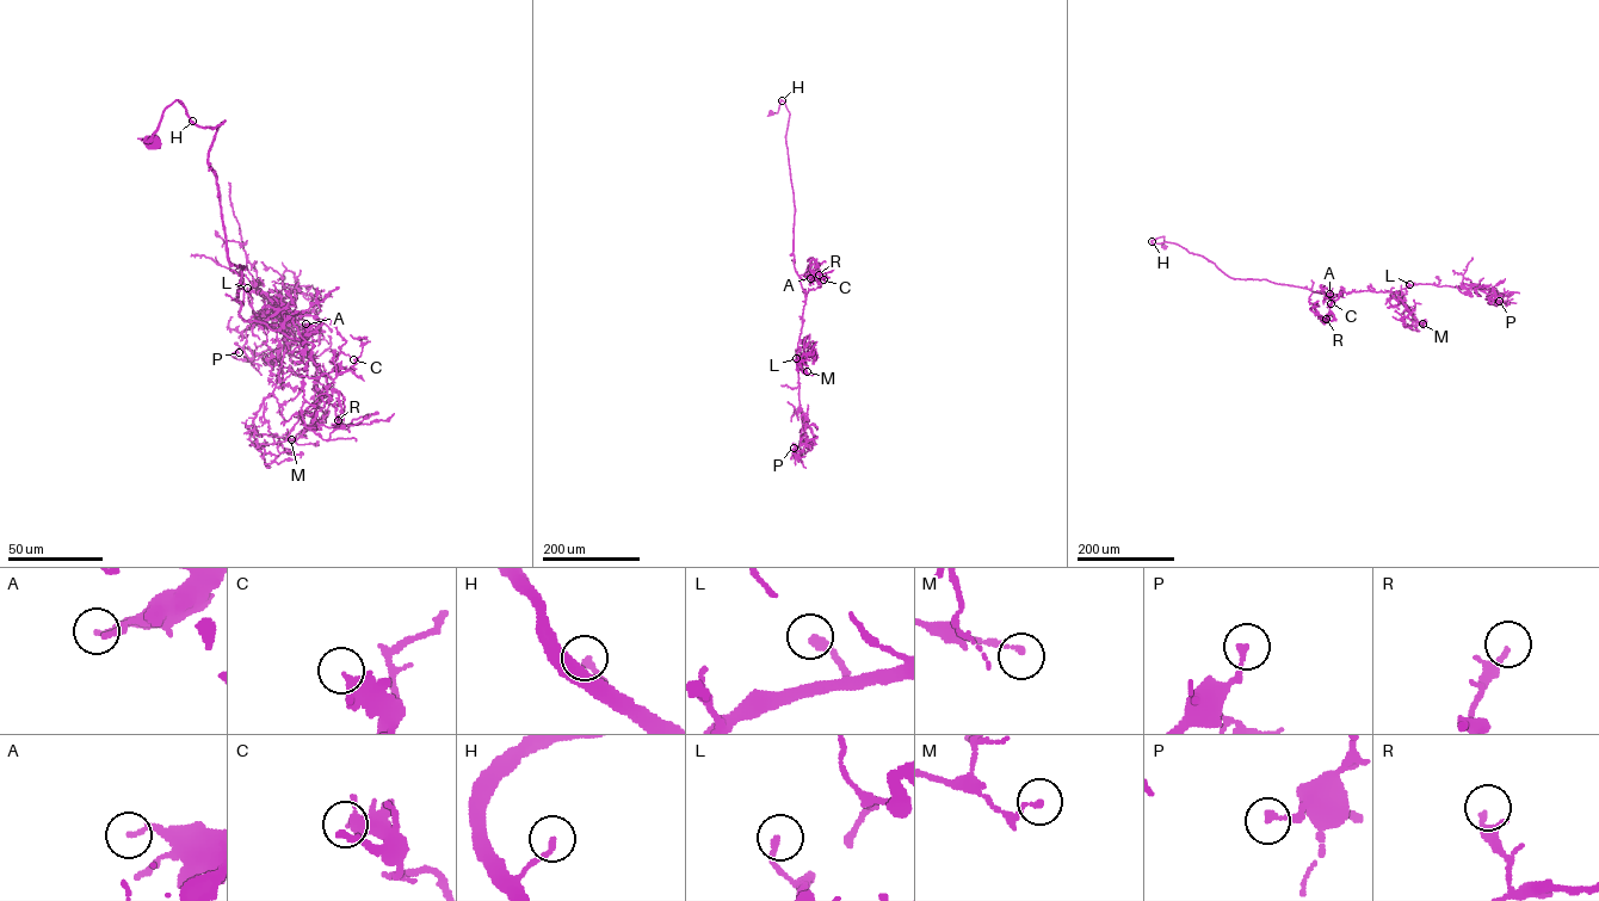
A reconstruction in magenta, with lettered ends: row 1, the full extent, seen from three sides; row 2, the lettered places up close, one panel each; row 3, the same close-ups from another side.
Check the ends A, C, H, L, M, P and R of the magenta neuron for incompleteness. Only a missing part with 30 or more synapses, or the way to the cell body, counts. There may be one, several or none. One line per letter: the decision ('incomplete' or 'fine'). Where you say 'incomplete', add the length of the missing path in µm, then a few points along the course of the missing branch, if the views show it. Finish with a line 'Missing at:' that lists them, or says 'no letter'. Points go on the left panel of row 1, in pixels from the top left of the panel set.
A: incomplete; missing 70 µm; course (306, 324), (288, 309), (294, 302), (288, 287), (260, 266)
C: fine
H: fine
L: incomplete; missing 25 µm; course (247, 288), (228, 272), (224, 276)
M: fine
P: fine
R: fine
Missing at: A, L

